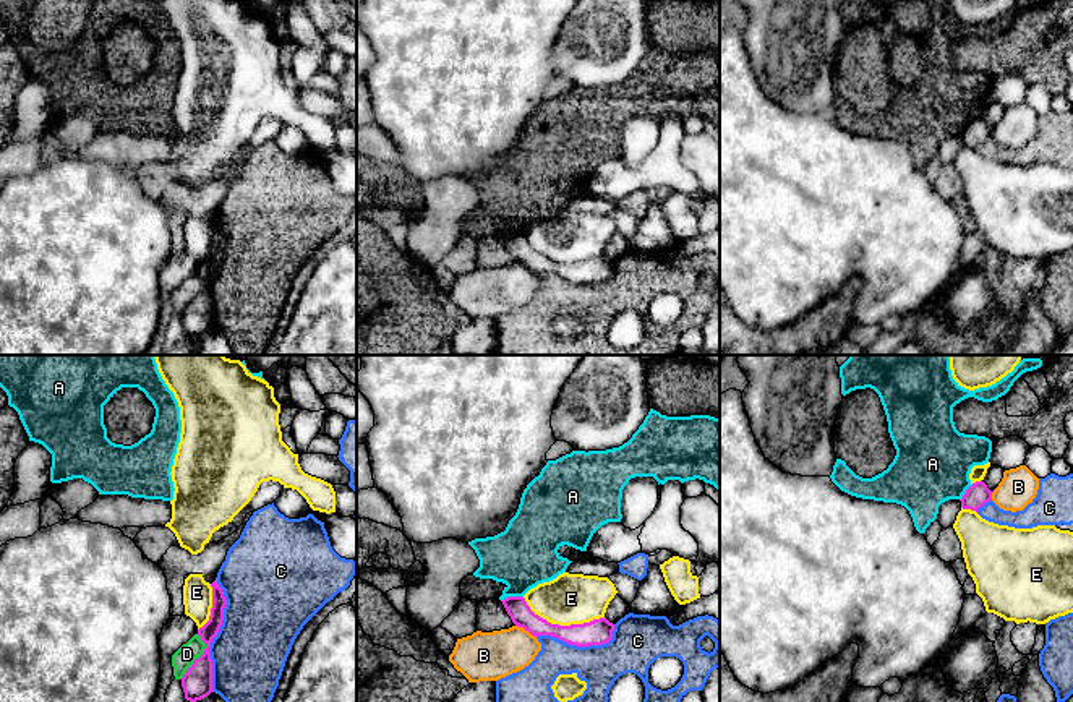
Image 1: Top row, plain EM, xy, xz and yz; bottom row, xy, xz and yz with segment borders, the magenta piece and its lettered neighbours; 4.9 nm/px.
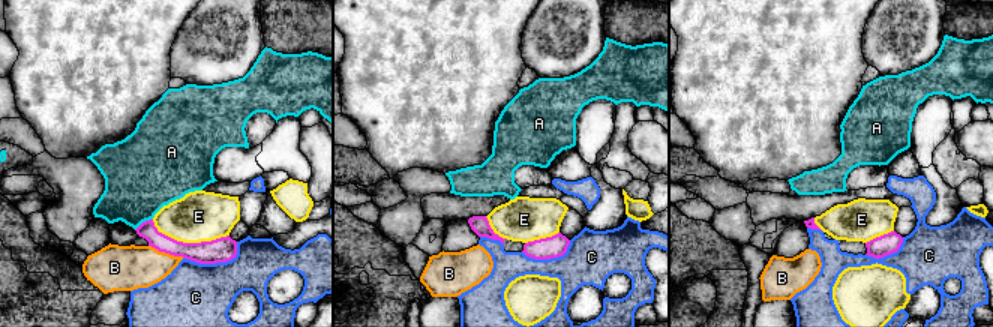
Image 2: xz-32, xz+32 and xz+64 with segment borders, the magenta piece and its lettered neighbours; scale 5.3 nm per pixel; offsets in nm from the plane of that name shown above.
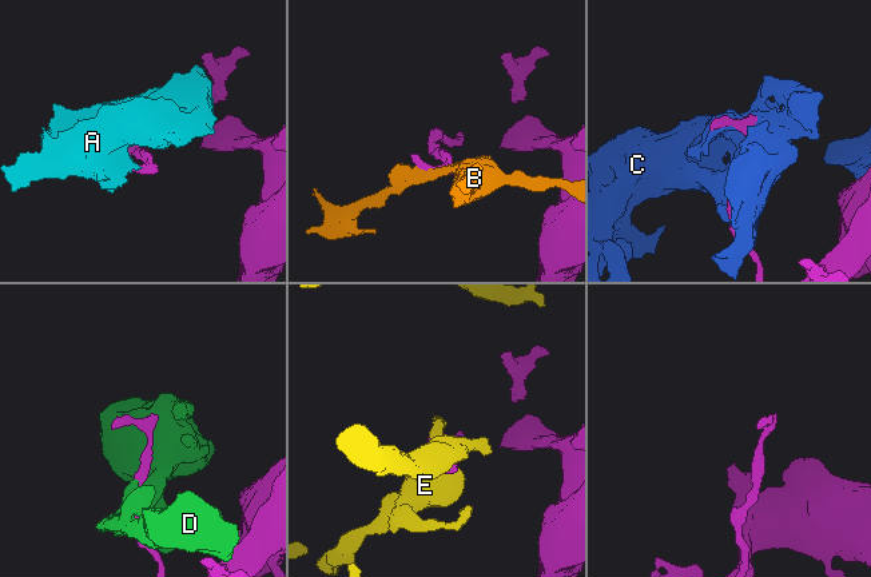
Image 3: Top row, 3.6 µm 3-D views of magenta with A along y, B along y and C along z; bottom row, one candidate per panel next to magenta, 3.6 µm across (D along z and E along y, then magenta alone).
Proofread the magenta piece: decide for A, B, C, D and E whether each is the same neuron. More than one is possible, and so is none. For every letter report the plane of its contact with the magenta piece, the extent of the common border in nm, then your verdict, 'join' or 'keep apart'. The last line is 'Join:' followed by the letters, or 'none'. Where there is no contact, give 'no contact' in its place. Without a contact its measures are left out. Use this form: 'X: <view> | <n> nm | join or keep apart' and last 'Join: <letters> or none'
A: xz | 110 nm | keep apart
B: xz | 120 nm | keep apart
C: xy | 550 nm | keep apart
D: xy | 240 nm | keep apart
E: xz | 420 nm | keep apart
Join: none

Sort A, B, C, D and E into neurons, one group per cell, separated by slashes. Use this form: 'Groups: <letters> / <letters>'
Groups: A / B / C / D / E

